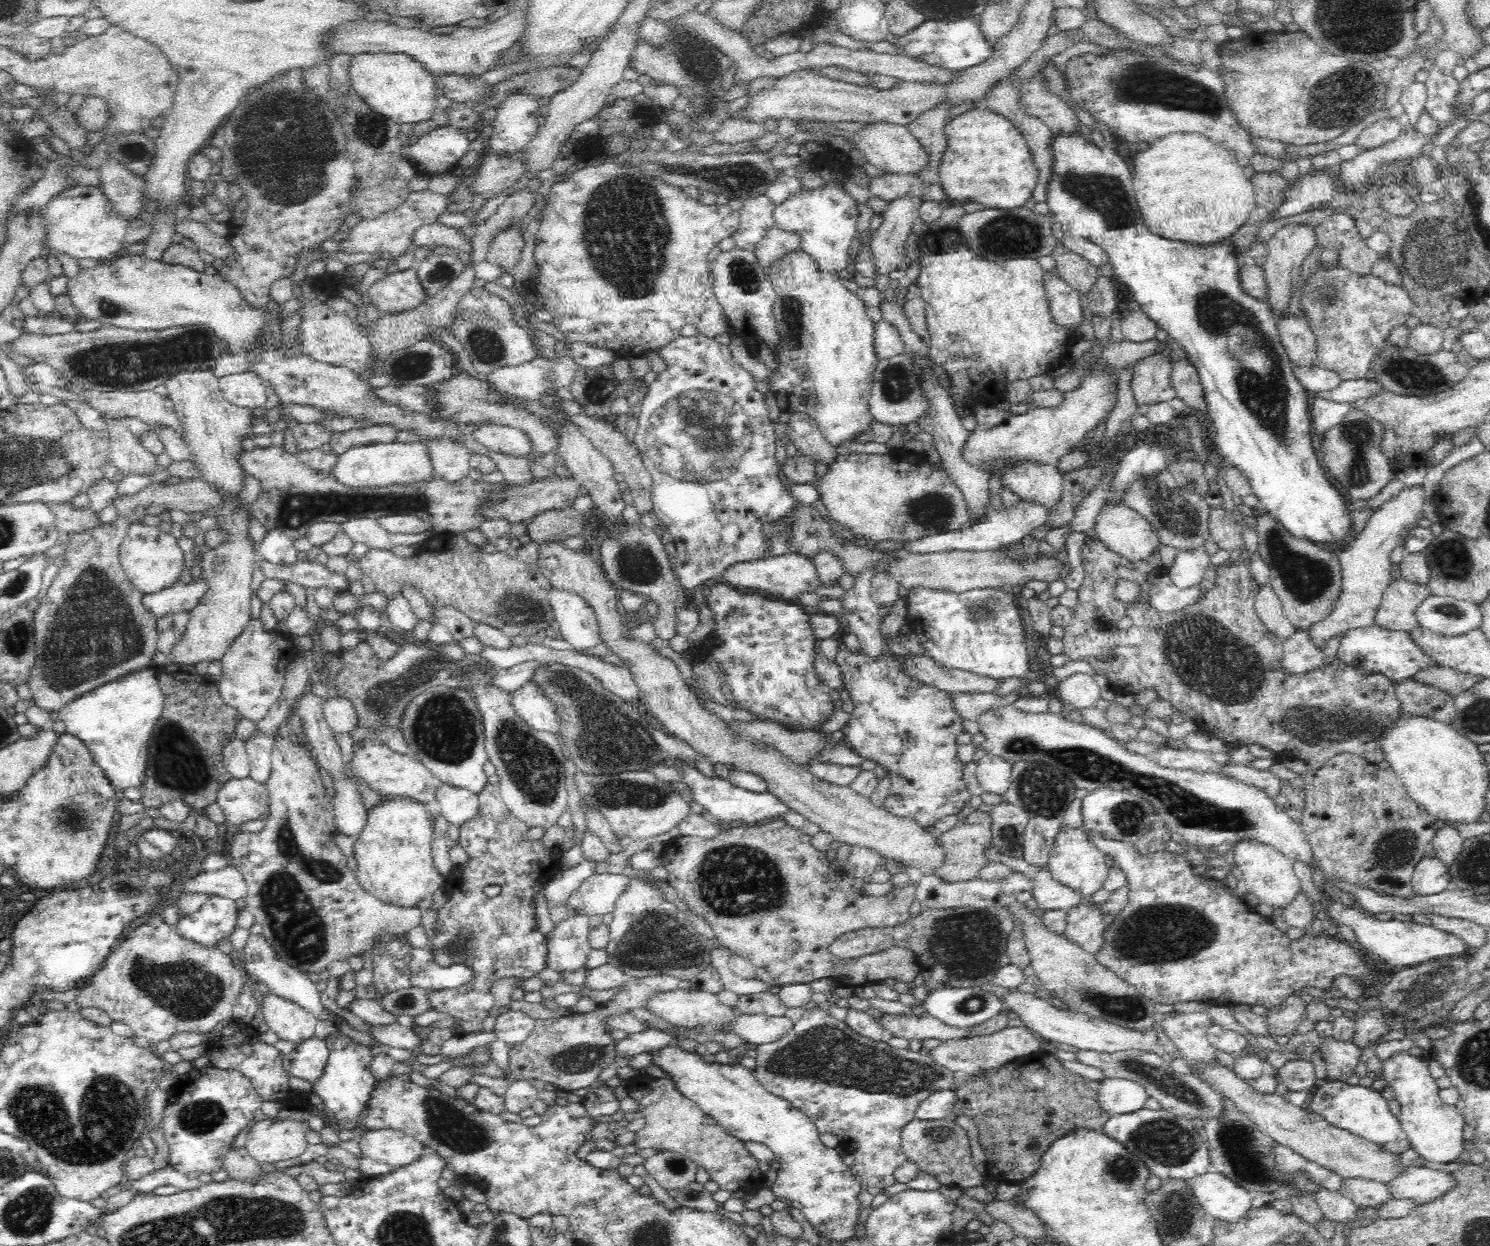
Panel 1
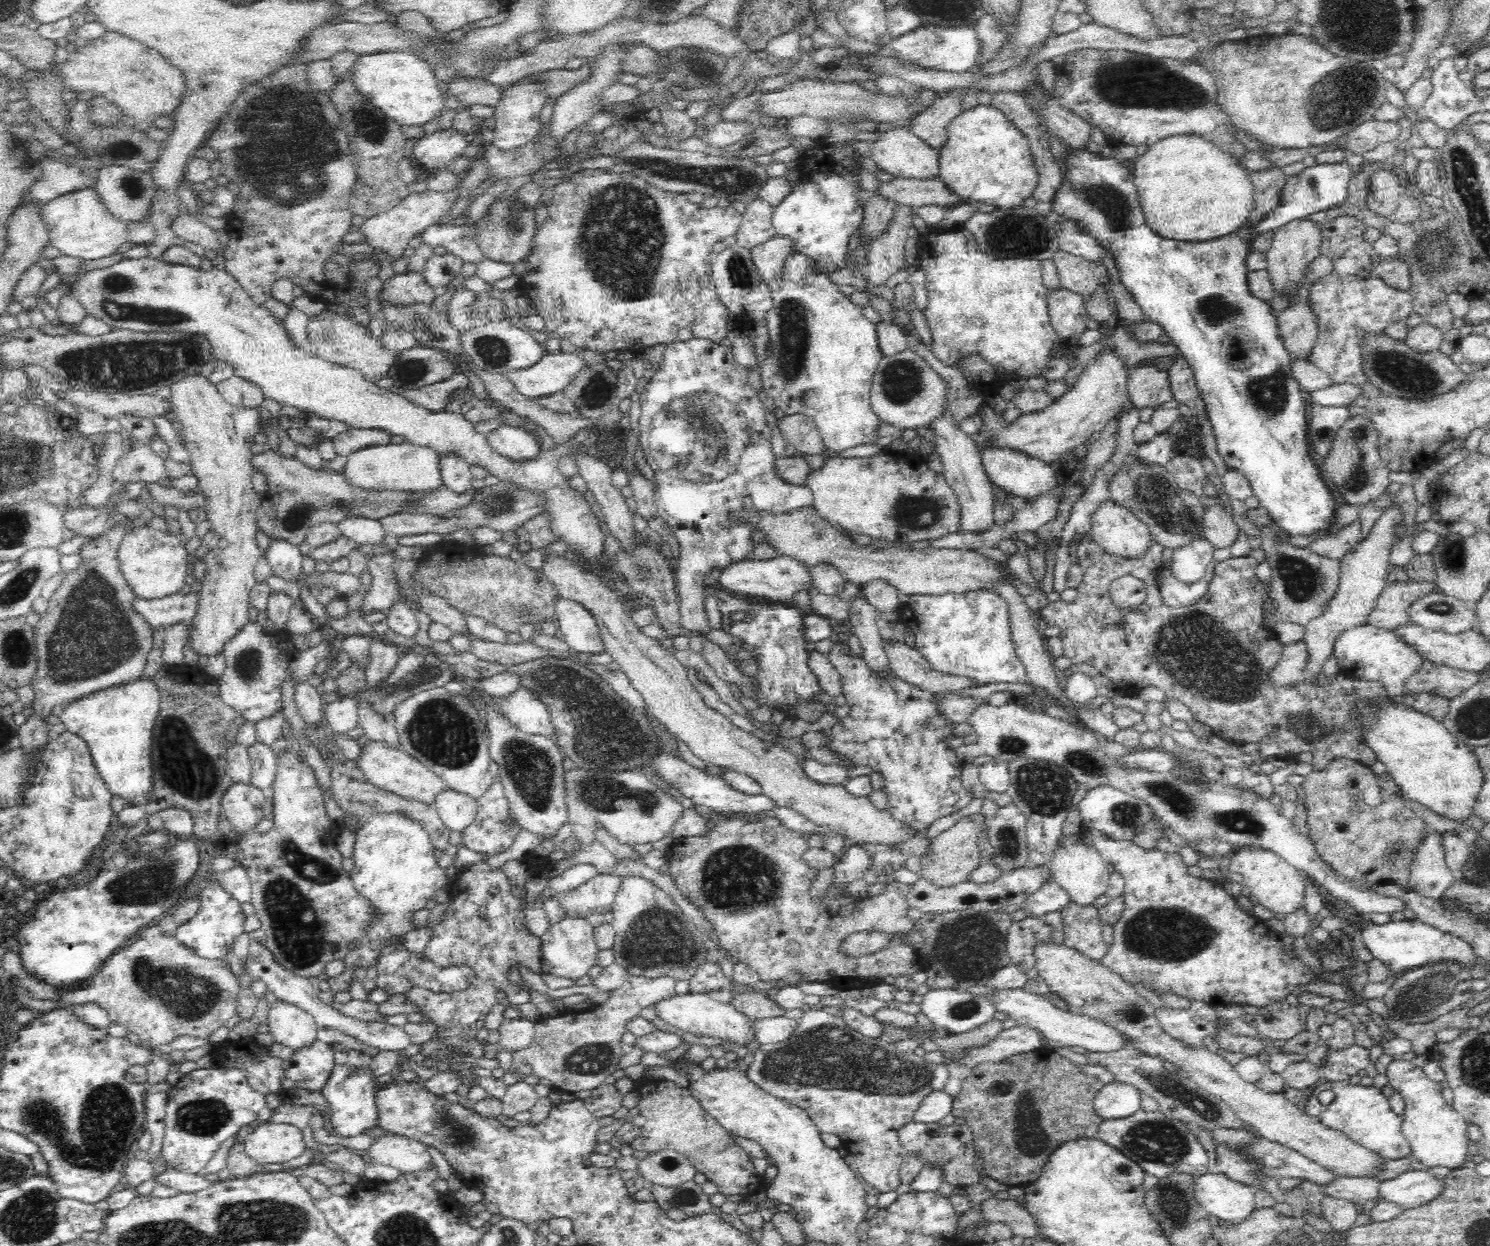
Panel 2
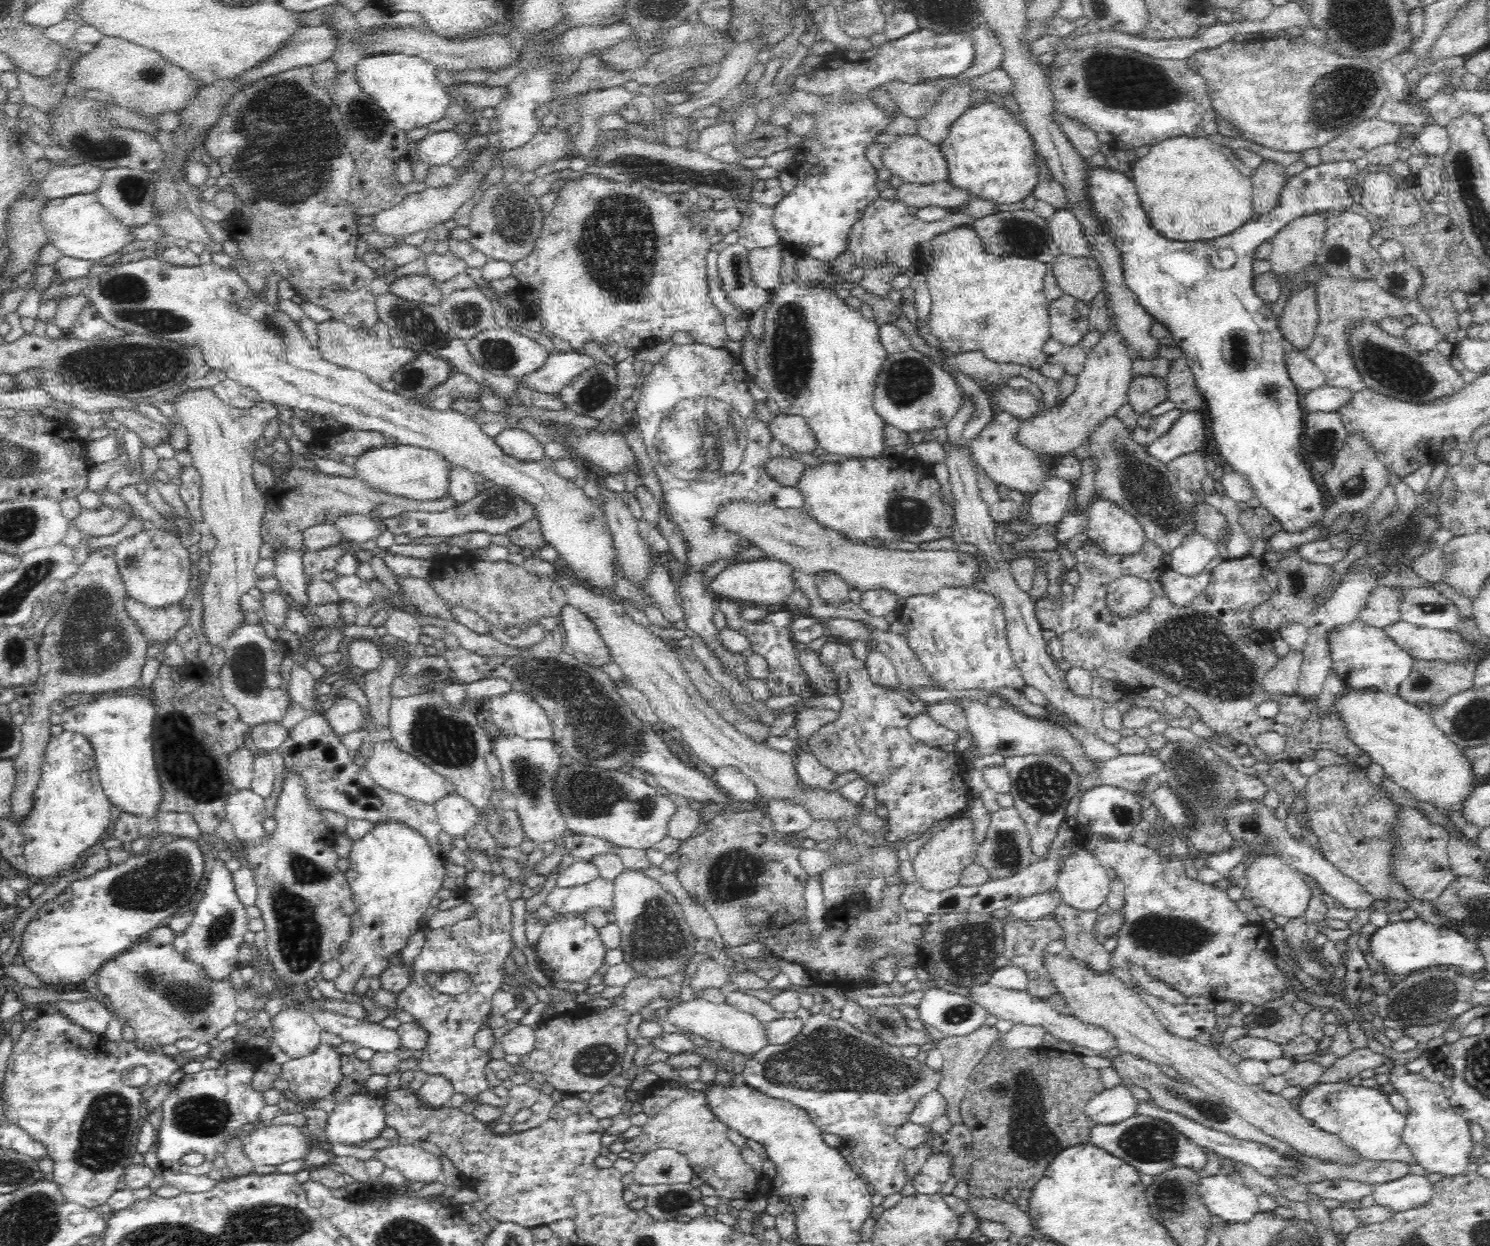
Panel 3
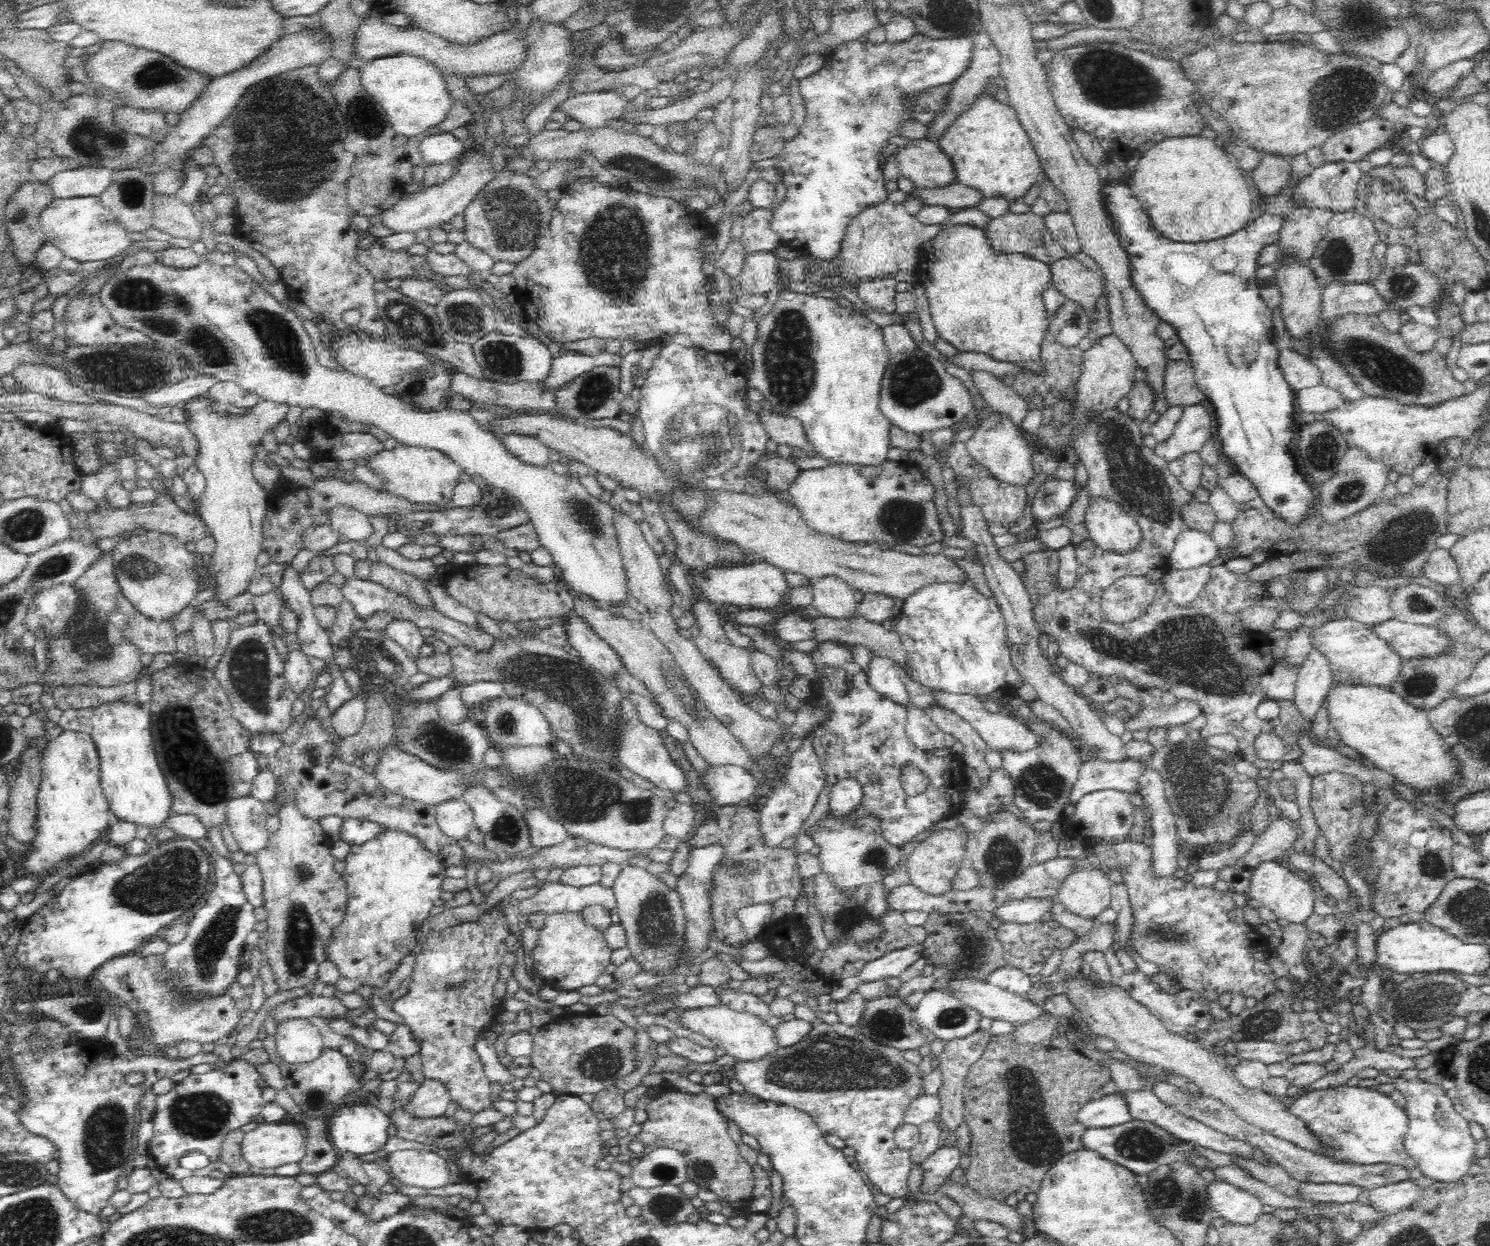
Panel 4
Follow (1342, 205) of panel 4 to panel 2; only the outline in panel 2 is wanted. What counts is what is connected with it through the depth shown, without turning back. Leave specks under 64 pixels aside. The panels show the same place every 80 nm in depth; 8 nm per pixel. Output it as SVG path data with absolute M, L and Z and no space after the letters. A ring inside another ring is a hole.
M1072 150L1069 158L1071 160L1066 174L1062 176L1062 186L1056 192L1051 212L1046 215L1048 222L1054 224L1060 219L1074 219L1100 246L1108 247L1114 253L1124 286L1143 313L1162 326L1191 366L1214 430L1217 451L1230 469L1236 469L1250 481L1254 497L1278 528L1289 536L1318 535L1320 531L1331 535L1339 504L1323 481L1321 469L1308 452L1306 405L1302 390L1291 373L1292 357L1280 336L1277 315L1268 303L1251 294L1247 258L1254 240L1262 234L1275 232L1296 219L1346 203L1350 179L1356 168L1344 161L1306 168L1296 176L1287 177L1279 205L1258 222L1220 238L1184 242L1162 238L1147 225L1133 174L1118 160L1098 157L1089 151Z

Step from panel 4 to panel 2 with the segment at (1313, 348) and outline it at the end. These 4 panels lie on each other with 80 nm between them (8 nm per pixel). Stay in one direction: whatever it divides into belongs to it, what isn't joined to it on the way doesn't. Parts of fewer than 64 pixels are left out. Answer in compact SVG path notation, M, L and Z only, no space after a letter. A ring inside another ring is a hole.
M1368 331L1360 341L1361 367L1366 380L1376 386L1384 394L1400 398L1426 399L1446 394L1454 390L1465 378L1466 374L1450 359L1450 356L1438 351L1421 353L1410 348L1406 341L1399 341L1386 333Z

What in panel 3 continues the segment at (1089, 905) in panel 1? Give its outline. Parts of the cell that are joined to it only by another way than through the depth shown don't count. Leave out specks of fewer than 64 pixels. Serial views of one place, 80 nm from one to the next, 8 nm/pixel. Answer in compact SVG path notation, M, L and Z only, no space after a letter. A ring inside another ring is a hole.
M1060 903L1053 910L1053 915L1058 924L1066 931L1064 944L1066 950L1072 951L1075 960L1098 975L1106 975L1112 969L1110 964L1111 954L1093 940L1093 930L1097 923L1098 913L1079 912L1067 904Z

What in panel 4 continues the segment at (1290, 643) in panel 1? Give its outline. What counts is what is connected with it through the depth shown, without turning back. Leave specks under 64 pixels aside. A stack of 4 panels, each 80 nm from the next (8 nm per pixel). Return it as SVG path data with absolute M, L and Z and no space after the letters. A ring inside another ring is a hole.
M1276 663L1261 678L1259 685L1266 699L1276 700L1280 703L1282 700L1285 702L1294 700L1296 681L1295 670L1289 670L1283 664Z

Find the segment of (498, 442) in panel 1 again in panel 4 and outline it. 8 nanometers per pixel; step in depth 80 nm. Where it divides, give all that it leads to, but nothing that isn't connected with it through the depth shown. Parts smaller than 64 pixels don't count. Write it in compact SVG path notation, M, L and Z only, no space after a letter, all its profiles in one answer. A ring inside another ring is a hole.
M511 436L502 438L507 449L516 457L520 462L529 464L530 466L539 466L544 468L548 466L550 460L550 450L544 446L537 438L525 436Z

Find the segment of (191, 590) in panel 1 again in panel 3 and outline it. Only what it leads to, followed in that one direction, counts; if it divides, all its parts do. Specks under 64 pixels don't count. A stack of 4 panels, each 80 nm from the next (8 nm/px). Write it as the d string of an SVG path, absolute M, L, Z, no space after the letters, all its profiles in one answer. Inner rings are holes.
M132 599L124 601L124 608L136 629L142 633L144 641L158 644L162 652L176 639L178 630L186 626L190 612L190 609L180 604L166 606L160 610L148 610L143 604Z

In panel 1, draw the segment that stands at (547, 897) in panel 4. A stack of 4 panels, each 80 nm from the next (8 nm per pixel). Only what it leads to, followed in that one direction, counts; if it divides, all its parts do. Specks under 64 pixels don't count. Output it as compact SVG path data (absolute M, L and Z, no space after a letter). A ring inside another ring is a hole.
M594 873L567 898L570 916L612 913L616 899L628 884L629 877L618 873Z

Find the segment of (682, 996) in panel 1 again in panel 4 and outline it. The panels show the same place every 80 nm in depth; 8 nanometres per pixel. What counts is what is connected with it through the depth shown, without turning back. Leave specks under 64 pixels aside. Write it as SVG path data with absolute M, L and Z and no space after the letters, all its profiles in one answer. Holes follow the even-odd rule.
M723 1005L680 1015L679 1023L710 1039L717 1047L726 1050L726 1055L734 1057L735 1061L759 1062L781 1050L774 1027L752 1014L736 1012Z

